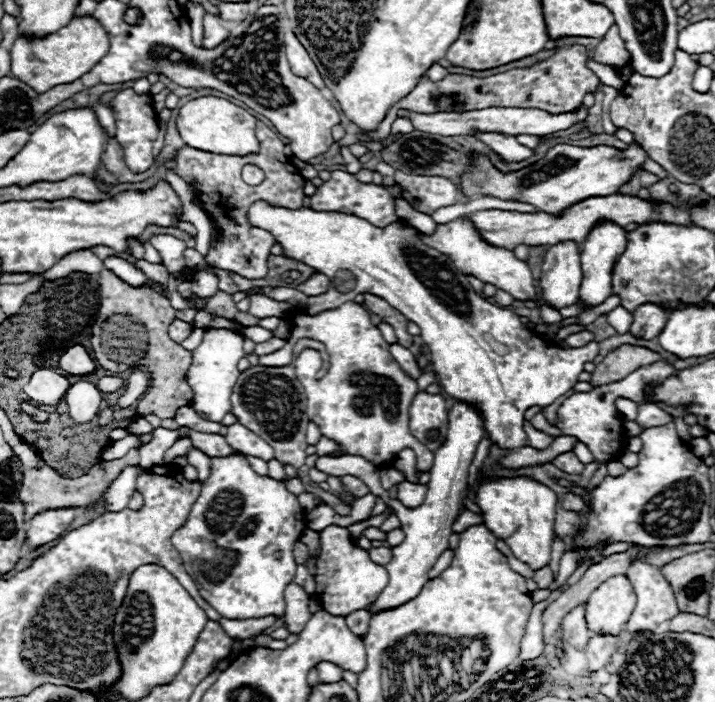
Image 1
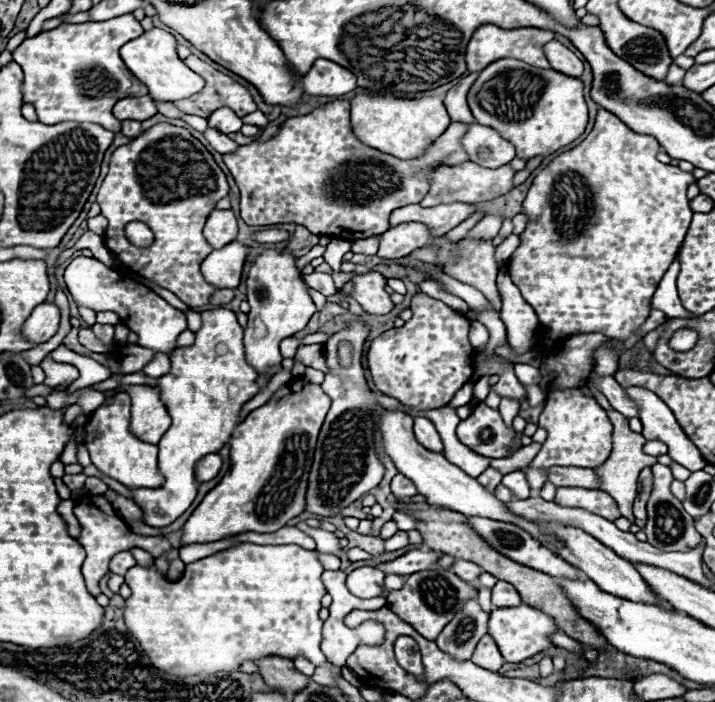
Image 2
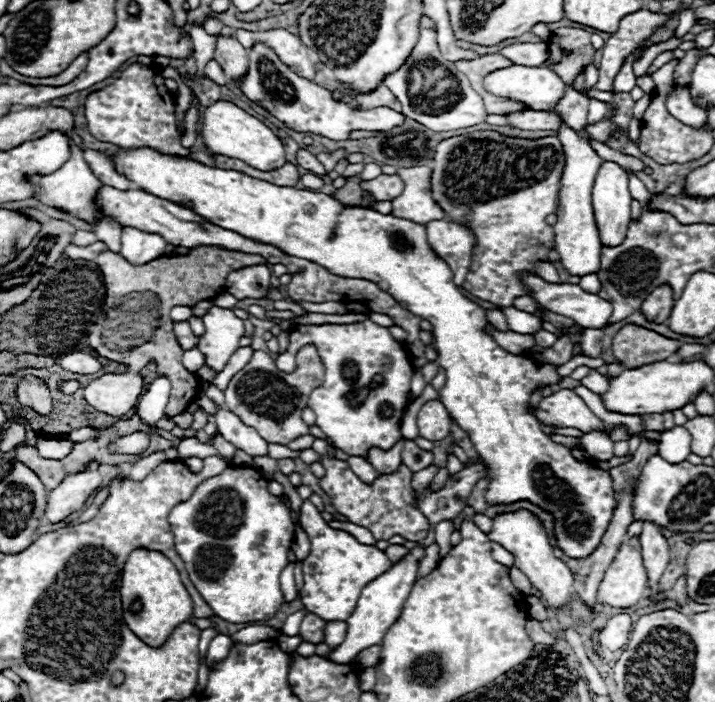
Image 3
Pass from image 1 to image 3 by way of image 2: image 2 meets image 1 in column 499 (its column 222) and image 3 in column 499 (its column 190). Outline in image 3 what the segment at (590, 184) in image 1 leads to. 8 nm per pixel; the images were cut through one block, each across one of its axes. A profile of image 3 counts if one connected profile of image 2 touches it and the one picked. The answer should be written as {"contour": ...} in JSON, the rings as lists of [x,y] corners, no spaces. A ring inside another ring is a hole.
{"contour":[[[482,130],[448,138],[436,146],[432,176],[434,200],[446,212],[446,220],[468,222],[478,240],[478,246],[472,252],[472,268],[466,276],[466,282],[462,284],[464,290],[468,290],[480,300],[496,304],[498,308],[512,306],[514,298],[526,294],[526,290],[518,282],[518,274],[522,270],[534,272],[534,262],[548,260],[546,254],[554,248],[553,227],[546,224],[544,218],[548,214],[554,214],[558,208],[562,170],[564,150],[560,140],[552,136],[538,140],[522,140],[508,138],[492,130]]]}

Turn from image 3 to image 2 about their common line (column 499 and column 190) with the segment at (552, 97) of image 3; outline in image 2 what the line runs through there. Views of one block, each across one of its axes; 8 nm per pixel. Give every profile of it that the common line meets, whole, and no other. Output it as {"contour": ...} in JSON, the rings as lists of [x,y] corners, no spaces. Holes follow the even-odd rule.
{"contour":[[[152,28],[148,32],[144,32],[140,38],[126,42],[120,48],[120,56],[122,56],[124,64],[134,72],[134,76],[148,86],[154,102],[176,102],[176,100],[188,98],[204,88],[204,80],[178,58],[174,36],[164,32],[162,28]]]}

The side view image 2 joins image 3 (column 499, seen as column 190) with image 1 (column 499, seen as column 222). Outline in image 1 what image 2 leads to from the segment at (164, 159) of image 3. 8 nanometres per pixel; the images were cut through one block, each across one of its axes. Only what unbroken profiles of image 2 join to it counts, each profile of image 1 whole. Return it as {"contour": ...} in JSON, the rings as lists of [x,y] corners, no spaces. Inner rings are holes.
{"contour":[[[254,202],[248,210],[248,220],[250,224],[274,234],[276,242],[282,244],[288,258],[300,260],[332,280],[326,296],[308,298],[304,308],[308,314],[336,308],[348,300],[354,300],[356,294],[368,292],[384,298],[386,302],[390,302],[390,306],[406,314],[408,320],[416,322],[420,326],[420,336],[432,354],[432,364],[440,378],[440,386],[452,398],[470,402],[484,414],[486,434],[490,434],[494,444],[498,444],[500,448],[512,450],[526,446],[528,440],[522,430],[524,412],[530,406],[550,406],[558,396],[566,394],[578,382],[578,374],[584,370],[584,364],[592,362],[600,352],[598,342],[588,342],[582,348],[570,350],[542,340],[534,330],[528,330],[524,324],[520,324],[518,314],[506,308],[492,306],[482,296],[478,296],[472,290],[468,278],[456,270],[452,260],[438,250],[422,244],[418,238],[418,230],[408,222],[396,222],[388,228],[376,228],[370,222],[350,214],[316,212],[312,208],[286,210],[274,208],[268,202]]]}

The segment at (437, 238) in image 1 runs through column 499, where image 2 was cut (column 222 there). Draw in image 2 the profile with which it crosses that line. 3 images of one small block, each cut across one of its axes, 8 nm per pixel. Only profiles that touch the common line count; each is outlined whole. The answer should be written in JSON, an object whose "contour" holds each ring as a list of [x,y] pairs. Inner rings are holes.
{"contour":[[[234,240],[220,250],[212,250],[204,258],[202,274],[214,286],[236,288],[240,284],[248,254],[250,254],[250,246]]]}

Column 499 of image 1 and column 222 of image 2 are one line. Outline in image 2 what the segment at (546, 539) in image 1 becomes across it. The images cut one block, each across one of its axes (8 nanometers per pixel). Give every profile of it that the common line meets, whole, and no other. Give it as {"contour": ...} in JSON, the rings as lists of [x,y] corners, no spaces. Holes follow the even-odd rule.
{"contour":[[[302,376],[292,378],[284,386],[280,386],[272,398],[252,410],[248,418],[236,426],[232,438],[230,438],[230,470],[226,476],[220,480],[218,486],[214,486],[204,500],[196,506],[188,522],[184,524],[184,536],[182,544],[196,544],[196,542],[216,542],[220,538],[240,534],[244,530],[280,530],[288,520],[298,516],[304,510],[304,498],[306,498],[306,488],[308,488],[308,474],[312,466],[312,456],[318,440],[320,426],[326,418],[330,398],[322,392],[318,384],[310,384]]]}

